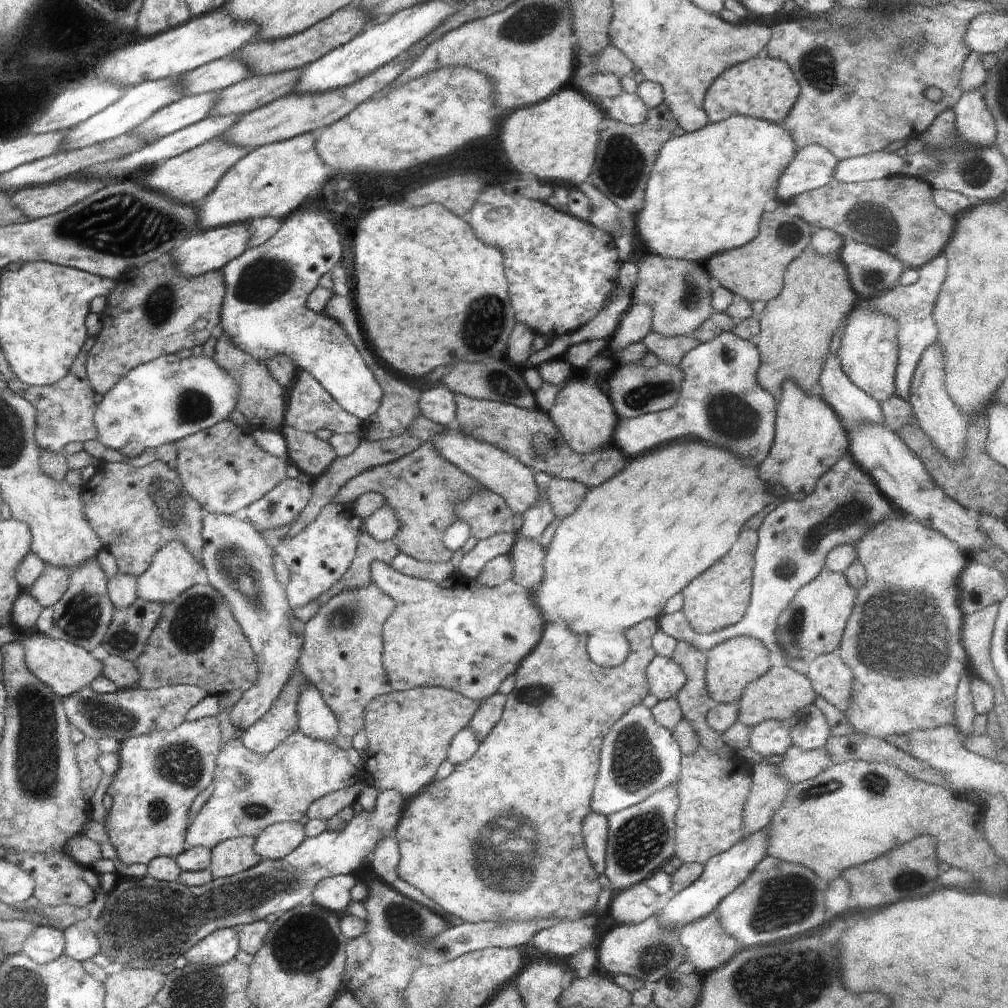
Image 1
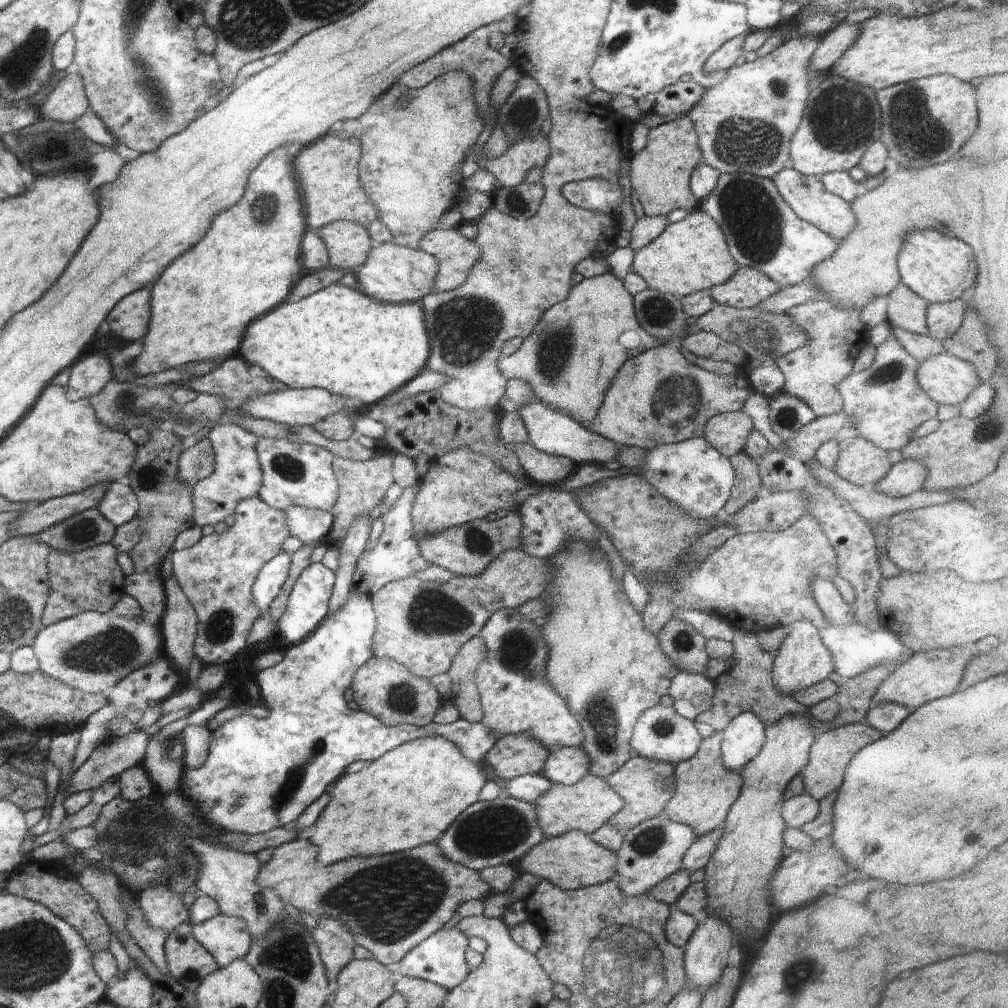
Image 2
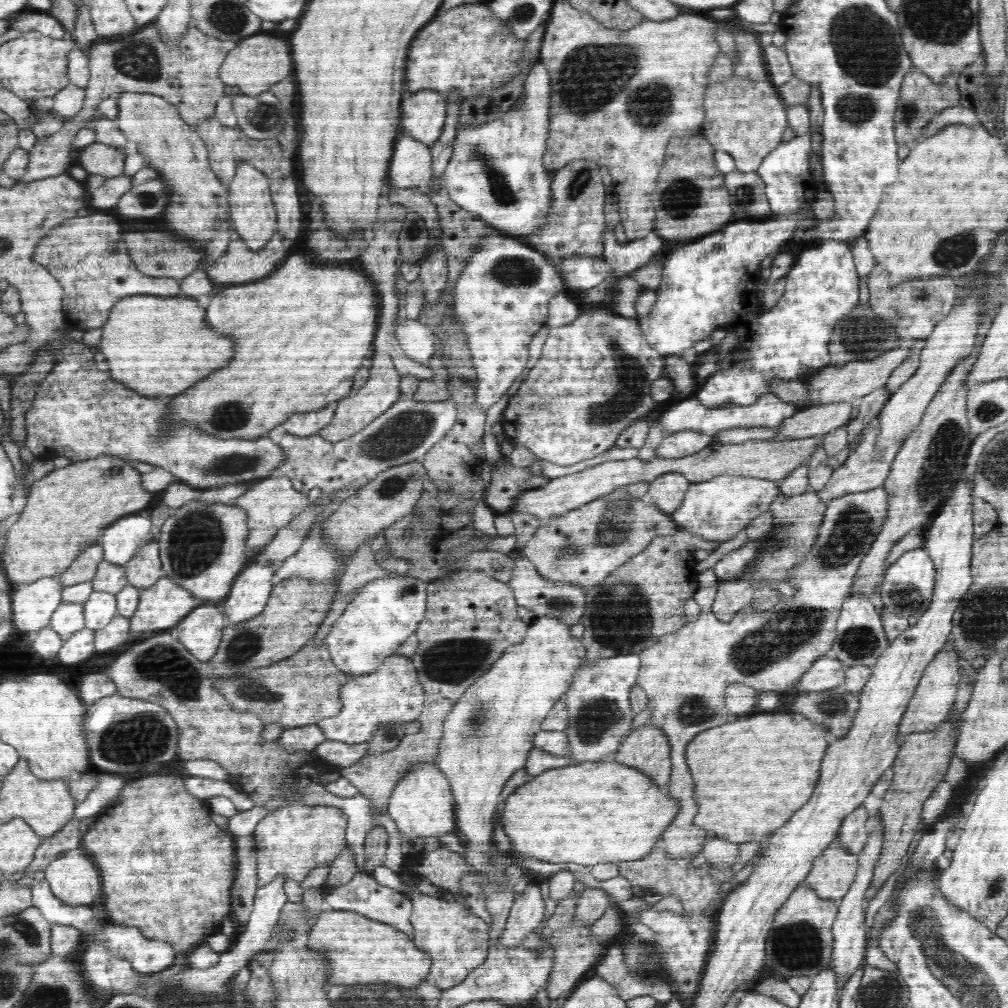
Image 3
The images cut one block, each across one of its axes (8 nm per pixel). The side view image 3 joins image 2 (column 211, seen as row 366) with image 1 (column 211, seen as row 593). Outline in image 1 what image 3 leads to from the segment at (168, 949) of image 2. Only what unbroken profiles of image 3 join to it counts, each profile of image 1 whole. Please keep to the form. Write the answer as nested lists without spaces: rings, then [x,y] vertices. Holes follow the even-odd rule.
[[[244,836],[224,840],[211,849],[210,872],[214,879],[228,878],[257,865],[263,858],[254,850],[255,839]]]

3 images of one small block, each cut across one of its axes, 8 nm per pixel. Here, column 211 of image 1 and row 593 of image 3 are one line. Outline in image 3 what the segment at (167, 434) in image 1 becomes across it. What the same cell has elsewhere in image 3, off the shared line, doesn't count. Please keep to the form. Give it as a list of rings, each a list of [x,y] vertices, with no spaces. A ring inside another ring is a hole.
[[[414,576],[376,578],[365,584],[331,626],[324,640],[336,667],[350,677],[367,675],[378,670],[387,656],[396,654],[396,649],[415,632],[426,614],[426,586],[426,581]]]

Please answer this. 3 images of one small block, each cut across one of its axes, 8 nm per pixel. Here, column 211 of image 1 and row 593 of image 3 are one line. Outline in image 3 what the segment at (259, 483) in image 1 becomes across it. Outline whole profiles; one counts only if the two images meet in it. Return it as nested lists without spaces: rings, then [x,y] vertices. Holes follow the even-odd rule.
[[[466,568],[448,573],[429,581],[426,590],[426,614],[414,632],[419,647],[411,658],[425,692],[420,730],[416,734],[405,734],[400,745],[391,752],[367,755],[356,764],[337,770],[359,794],[374,802],[376,815],[387,812],[392,791],[412,766],[436,764],[446,715],[464,691],[486,674],[509,646],[524,640],[530,625],[518,617],[518,604],[509,583],[500,582],[480,570]]]

